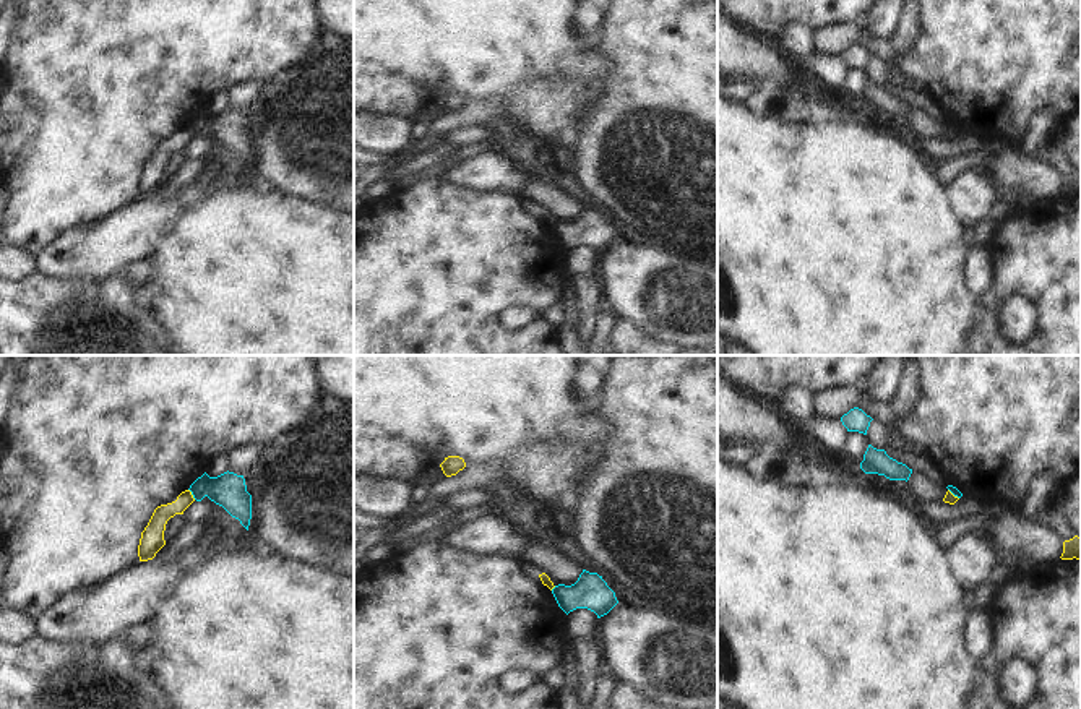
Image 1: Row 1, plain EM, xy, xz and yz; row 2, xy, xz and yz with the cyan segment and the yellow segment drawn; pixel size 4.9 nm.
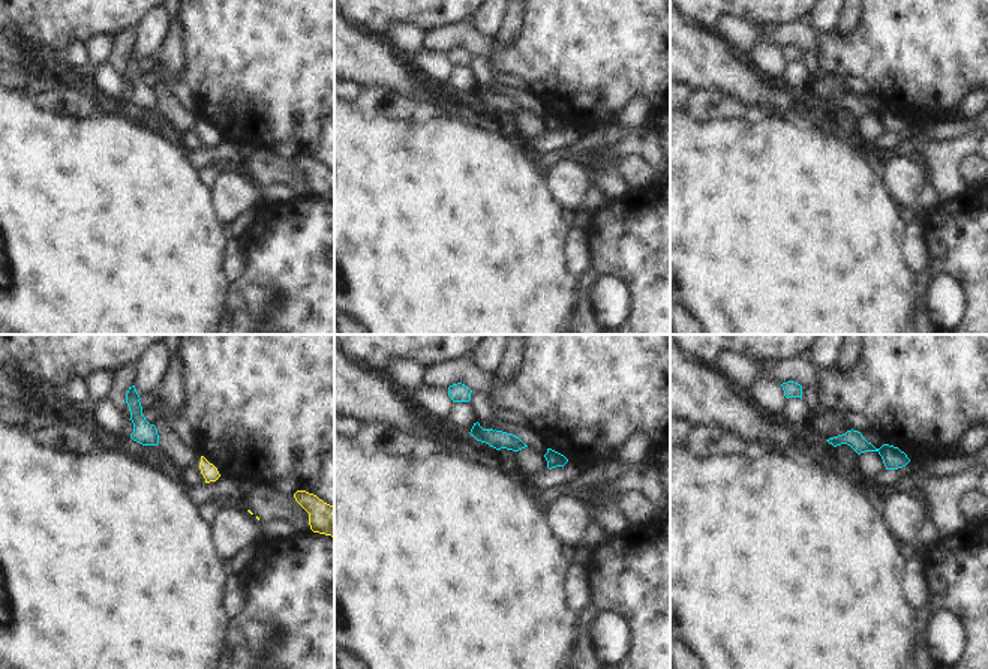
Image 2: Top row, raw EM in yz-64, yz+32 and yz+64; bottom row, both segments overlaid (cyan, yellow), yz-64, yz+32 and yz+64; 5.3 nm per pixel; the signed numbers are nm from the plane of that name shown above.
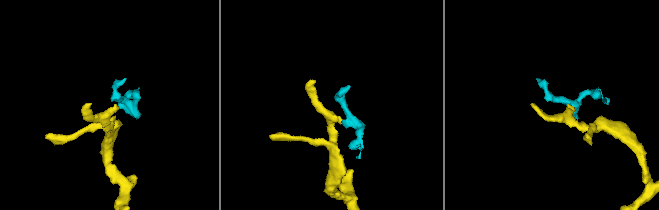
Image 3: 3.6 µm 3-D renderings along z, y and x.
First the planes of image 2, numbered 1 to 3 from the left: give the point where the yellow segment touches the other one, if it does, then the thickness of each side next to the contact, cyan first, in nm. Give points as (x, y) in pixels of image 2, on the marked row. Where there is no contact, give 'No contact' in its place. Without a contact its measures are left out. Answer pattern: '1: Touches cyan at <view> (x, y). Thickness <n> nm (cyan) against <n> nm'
1: No contact
2: No contact
3: No contact.

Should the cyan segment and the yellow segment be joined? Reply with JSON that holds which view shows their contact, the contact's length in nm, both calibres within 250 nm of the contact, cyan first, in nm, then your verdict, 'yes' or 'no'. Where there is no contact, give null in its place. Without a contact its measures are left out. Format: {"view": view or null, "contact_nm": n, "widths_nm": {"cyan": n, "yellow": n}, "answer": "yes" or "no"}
{"view": "xy", "contact_nm": 70, "widths_nm": {"cyan": 170, "yellow": 90}, "answer": "no"}

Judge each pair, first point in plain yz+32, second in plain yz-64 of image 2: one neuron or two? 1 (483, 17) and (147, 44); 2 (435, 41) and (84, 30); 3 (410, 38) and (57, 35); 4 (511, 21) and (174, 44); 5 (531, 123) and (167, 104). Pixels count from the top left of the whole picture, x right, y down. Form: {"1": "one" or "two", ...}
{"1": "one", "2": "two", "3": "two", "4": "one", "5": "one"}

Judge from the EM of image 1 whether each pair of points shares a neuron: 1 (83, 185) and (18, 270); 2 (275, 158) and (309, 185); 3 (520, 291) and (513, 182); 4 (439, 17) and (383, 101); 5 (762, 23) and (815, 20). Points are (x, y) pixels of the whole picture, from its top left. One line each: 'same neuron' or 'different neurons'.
1: different neurons
2: same neuron
3: different neurons
4: different neurons
5: same neuron

